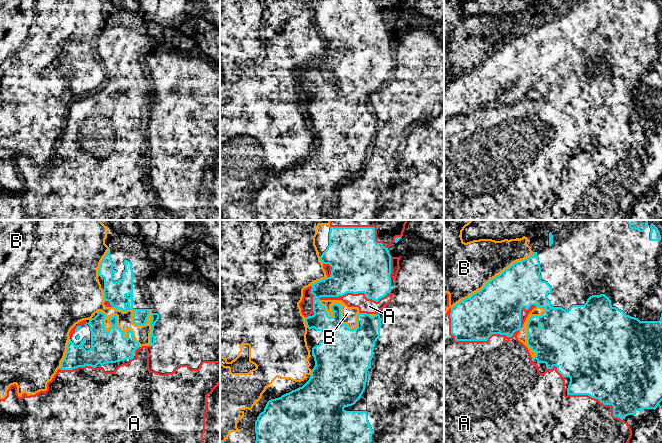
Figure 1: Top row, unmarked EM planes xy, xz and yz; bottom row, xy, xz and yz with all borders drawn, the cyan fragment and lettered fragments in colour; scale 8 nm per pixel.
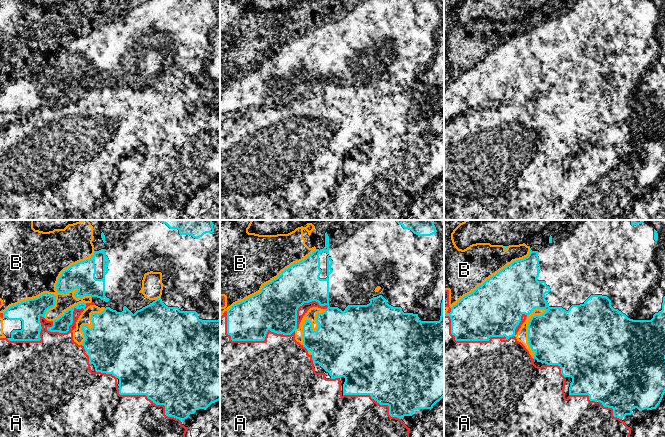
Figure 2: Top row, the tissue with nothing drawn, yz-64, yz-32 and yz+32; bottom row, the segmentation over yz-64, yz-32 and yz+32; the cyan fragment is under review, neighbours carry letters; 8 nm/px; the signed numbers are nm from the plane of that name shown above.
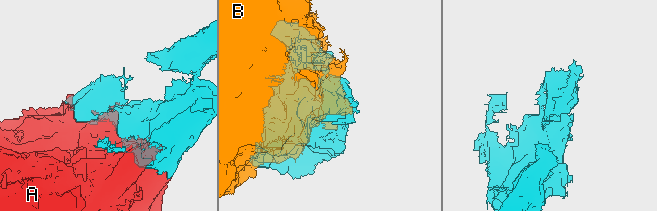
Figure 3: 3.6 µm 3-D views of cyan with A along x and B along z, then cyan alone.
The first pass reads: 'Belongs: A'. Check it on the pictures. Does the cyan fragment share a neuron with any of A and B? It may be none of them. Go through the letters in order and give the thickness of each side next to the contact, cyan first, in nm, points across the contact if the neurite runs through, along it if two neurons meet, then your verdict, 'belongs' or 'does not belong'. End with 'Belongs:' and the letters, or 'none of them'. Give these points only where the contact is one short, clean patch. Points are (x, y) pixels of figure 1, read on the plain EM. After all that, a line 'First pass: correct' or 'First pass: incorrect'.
A: 360/500 nm | belongs
B: 260/260 nm | does not belong
Belongs: A
First pass: correct

